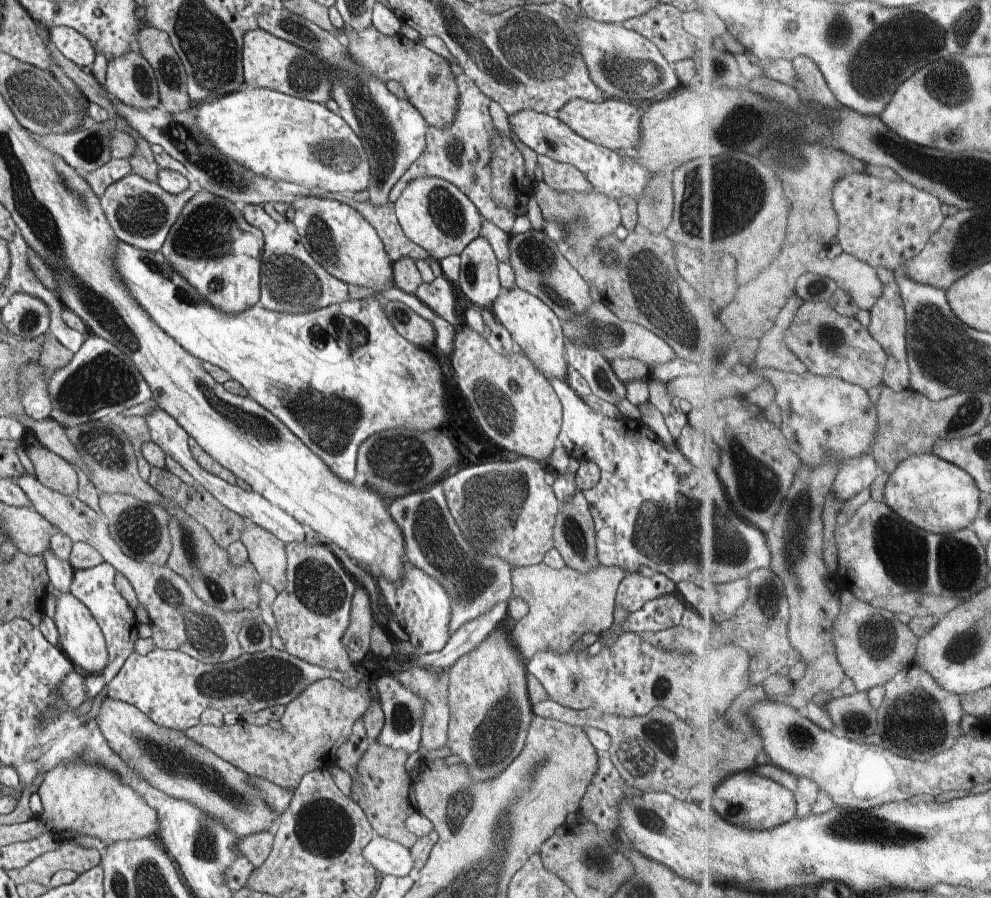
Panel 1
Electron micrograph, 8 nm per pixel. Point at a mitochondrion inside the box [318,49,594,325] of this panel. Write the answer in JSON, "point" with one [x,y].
{"point":[369,116]}

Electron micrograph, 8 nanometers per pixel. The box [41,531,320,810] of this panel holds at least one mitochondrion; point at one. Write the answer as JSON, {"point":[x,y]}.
{"point":[265,679]}

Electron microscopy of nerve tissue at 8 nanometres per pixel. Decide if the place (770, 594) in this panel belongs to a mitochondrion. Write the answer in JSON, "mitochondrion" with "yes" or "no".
{"mitochondrion":"yes"}

